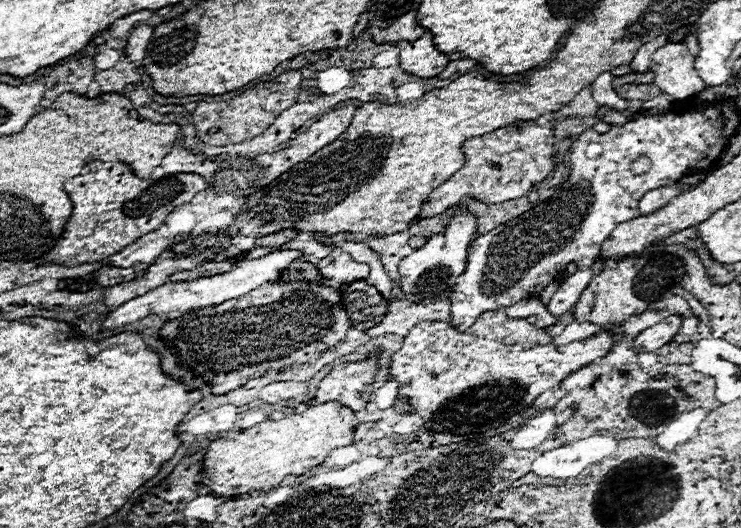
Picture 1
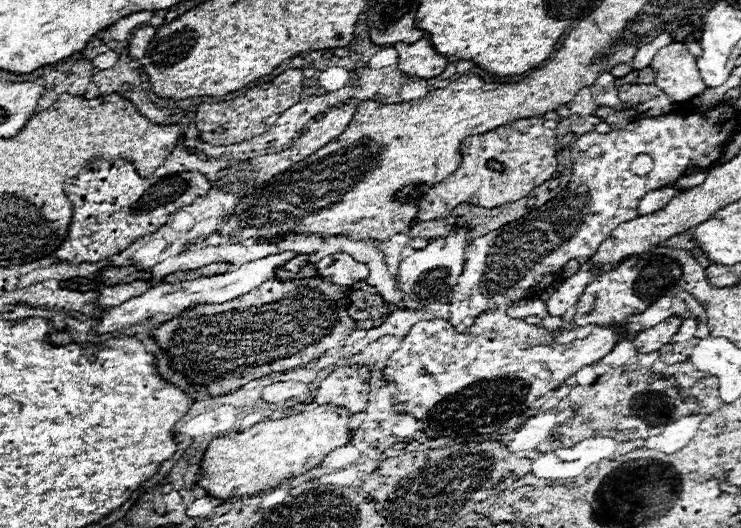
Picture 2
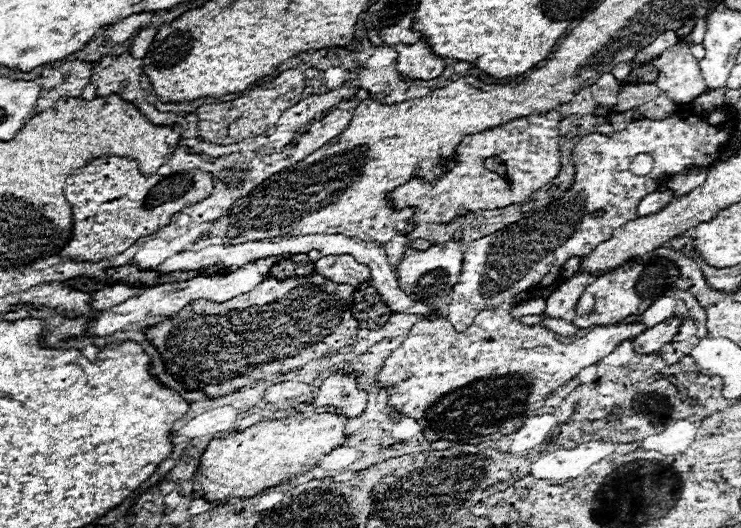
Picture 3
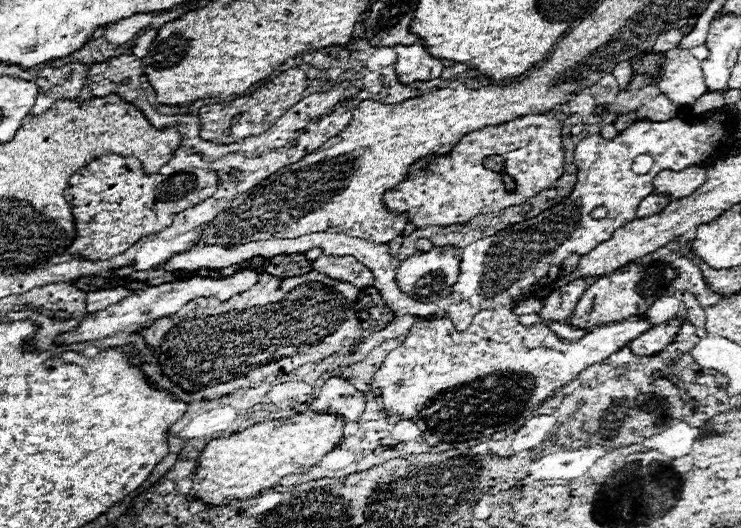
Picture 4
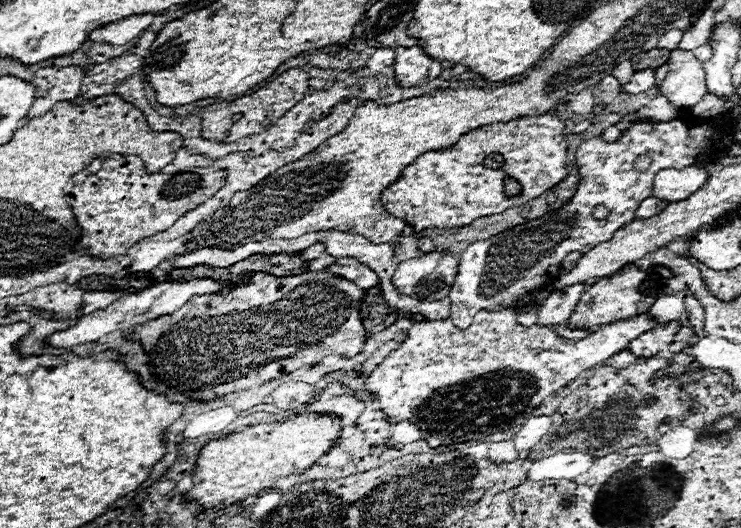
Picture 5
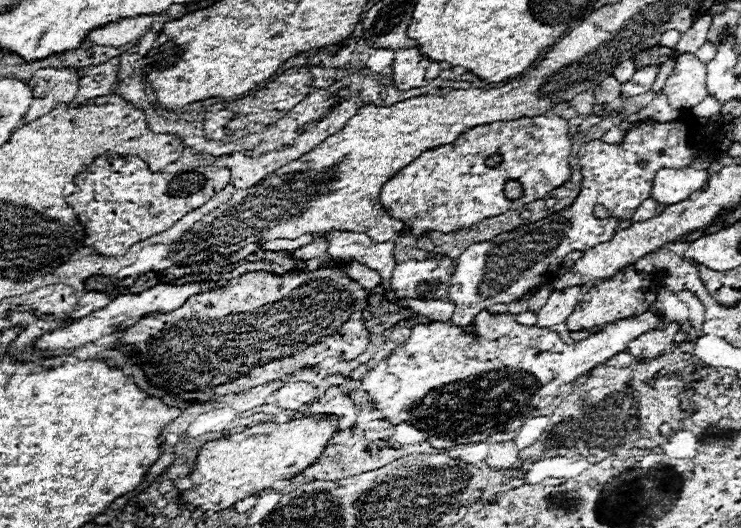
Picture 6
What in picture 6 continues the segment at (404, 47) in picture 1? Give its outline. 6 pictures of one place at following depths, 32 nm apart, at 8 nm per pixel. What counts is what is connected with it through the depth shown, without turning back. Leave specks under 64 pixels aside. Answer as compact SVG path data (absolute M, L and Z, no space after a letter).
M418 48L396 50L392 64L392 78L398 90L410 90L430 84L442 72L438 62L428 60Z

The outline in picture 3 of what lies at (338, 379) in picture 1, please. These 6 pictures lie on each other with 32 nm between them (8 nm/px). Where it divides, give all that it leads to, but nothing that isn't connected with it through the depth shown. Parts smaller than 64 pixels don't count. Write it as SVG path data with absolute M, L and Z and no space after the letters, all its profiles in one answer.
M338 370L336 374L332 374L322 382L312 404L316 408L334 406L348 418L356 418L366 408L366 392L356 386L352 374L344 374L342 370Z

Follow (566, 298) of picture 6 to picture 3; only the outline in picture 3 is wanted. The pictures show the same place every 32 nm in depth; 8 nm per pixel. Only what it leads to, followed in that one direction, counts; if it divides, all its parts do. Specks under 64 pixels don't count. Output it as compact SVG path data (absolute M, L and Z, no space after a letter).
M578 274L572 276L568 282L564 282L562 286L558 286L548 298L546 298L546 308L544 308L544 316L548 318L566 318L566 314L570 310L574 310L576 302L580 300L584 288L588 284L592 284L594 276L588 274Z

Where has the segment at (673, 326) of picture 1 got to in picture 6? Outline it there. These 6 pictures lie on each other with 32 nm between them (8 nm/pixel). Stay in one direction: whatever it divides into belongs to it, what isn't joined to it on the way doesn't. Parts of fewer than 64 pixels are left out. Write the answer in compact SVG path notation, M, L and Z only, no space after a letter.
M670 322L666 328L656 328L646 332L644 336L638 336L636 340L632 340L628 344L628 352L640 360L640 362L650 362L656 360L658 356L662 356L668 346L674 342L674 336L678 334L680 324L678 322Z

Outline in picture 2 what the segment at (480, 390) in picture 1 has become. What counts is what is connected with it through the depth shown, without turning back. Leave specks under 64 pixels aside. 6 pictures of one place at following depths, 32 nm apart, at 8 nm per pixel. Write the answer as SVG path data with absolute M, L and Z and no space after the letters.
M504 308L482 312L466 332L456 332L448 320L422 320L412 326L408 336L402 340L402 346L392 352L386 368L382 370L382 380L396 384L392 402L404 404L404 412L422 422L428 438L490 434L496 432L510 416L524 412L526 406L536 402L540 396L562 386L580 368L604 358L626 336L628 330L624 326L596 326L584 340L558 344L546 328L510 318Z

